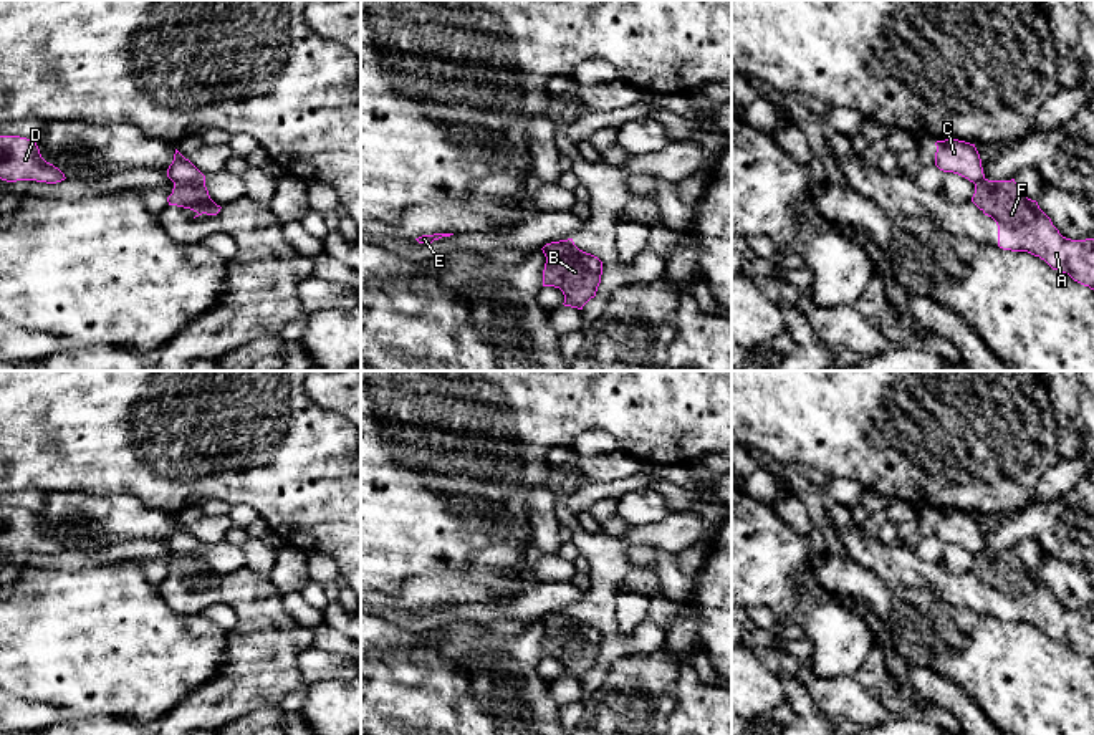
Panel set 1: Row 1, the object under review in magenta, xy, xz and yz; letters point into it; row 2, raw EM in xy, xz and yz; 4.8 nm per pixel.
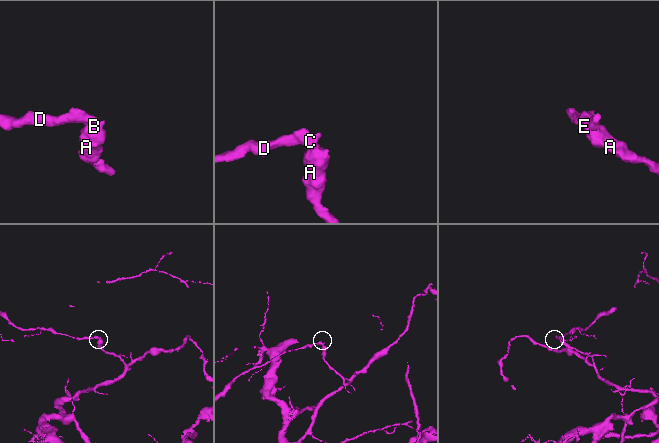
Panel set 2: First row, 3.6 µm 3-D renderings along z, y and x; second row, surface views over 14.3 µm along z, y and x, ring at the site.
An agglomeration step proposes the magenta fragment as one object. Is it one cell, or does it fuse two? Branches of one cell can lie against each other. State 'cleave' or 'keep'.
cleave

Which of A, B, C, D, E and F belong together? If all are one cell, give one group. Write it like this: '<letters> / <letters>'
A B F / C D E

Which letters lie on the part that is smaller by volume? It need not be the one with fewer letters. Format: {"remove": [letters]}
{"remove": ["C", "D", "E"]}

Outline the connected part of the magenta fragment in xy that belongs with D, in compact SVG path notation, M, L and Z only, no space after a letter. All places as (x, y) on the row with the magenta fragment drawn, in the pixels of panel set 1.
M0 136L0 179L56 184L66 177L41 157L35 141L20 136Z

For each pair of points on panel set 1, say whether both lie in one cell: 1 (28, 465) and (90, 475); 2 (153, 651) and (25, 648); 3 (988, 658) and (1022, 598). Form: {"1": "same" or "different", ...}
{"1": "same", "2": "same", "3": "different"}

